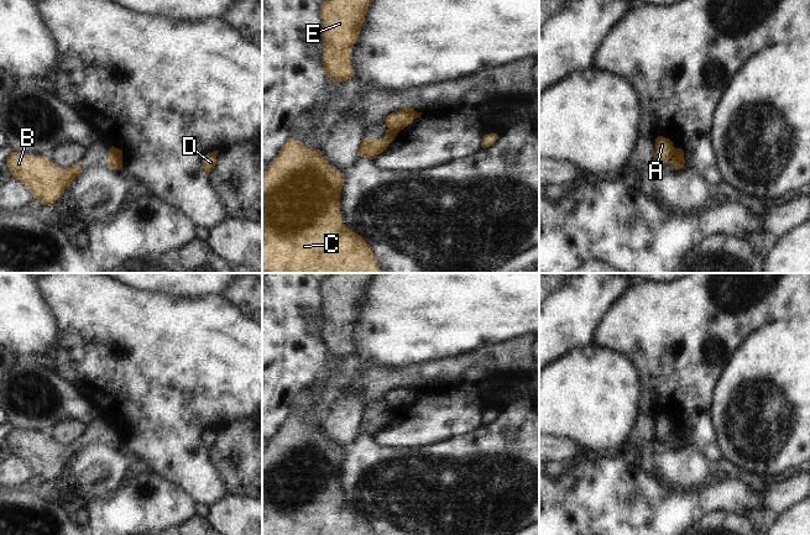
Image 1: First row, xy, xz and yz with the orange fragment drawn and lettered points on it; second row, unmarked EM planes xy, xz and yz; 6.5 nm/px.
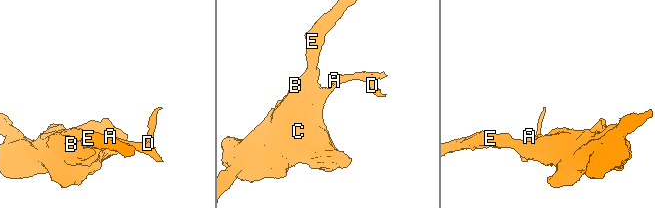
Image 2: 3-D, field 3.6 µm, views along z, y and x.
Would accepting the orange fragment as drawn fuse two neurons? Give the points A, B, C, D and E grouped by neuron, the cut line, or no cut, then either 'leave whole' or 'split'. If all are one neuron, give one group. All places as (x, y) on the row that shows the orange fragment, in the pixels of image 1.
groups A D / B C E; cut xz (390, 129), (396, 134); split

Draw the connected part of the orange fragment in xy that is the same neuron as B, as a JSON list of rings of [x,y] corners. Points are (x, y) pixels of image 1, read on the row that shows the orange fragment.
[[[12,152],[6,161],[12,179],[22,182],[35,199],[51,205],[64,193],[72,180],[83,172],[79,163],[64,169],[49,157]]]

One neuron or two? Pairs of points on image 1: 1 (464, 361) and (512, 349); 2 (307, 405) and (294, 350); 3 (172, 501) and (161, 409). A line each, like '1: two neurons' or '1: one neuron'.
1: one neuron
2: two neurons
3: two neurons

